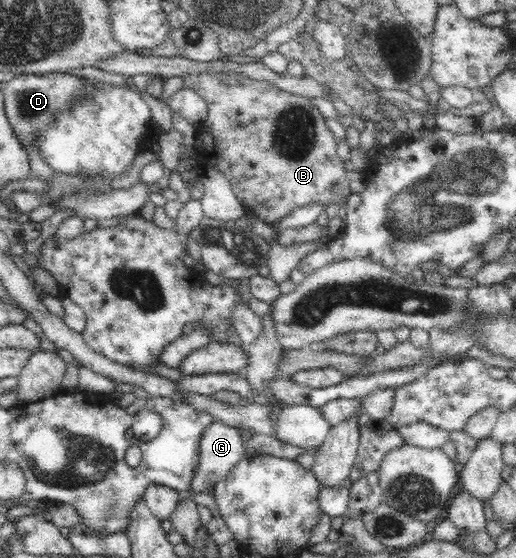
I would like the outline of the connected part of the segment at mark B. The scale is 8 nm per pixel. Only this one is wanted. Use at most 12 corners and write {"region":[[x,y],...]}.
{"region":[[183,75],[245,212],[275,223],[352,194],[311,100]]}

